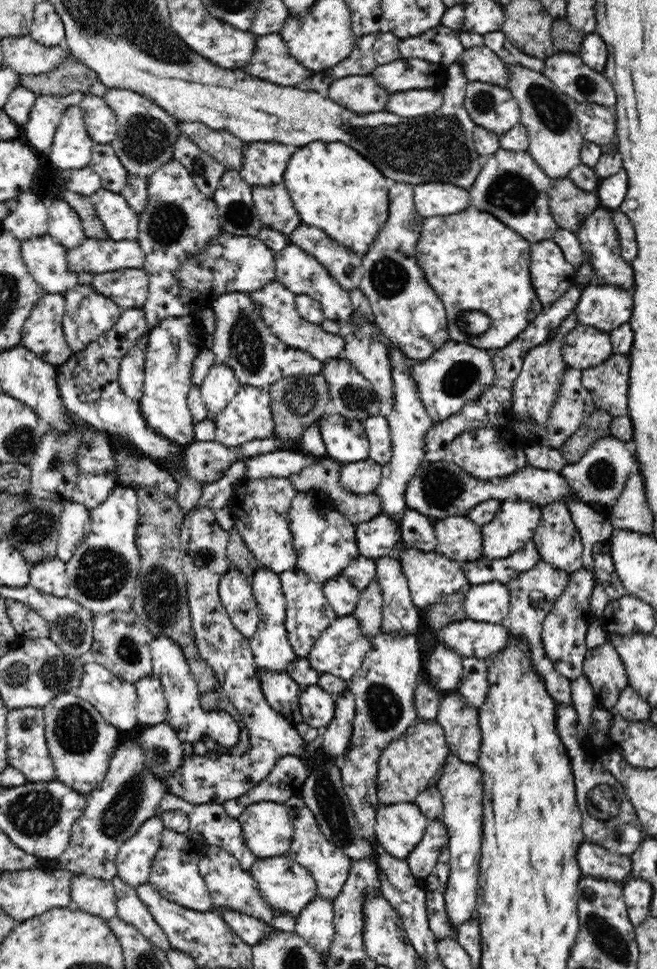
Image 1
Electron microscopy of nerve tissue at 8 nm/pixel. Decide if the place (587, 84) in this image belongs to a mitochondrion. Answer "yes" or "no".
yes

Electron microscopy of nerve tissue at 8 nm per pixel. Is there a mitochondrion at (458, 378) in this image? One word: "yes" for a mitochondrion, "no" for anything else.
yes

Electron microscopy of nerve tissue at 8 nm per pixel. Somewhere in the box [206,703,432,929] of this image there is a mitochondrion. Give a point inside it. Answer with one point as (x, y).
(333, 813)

